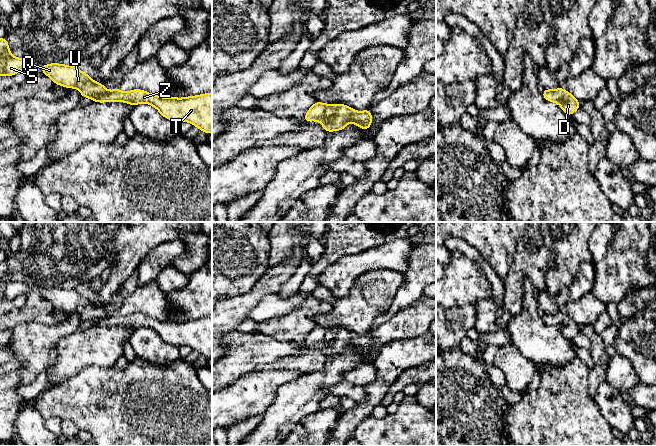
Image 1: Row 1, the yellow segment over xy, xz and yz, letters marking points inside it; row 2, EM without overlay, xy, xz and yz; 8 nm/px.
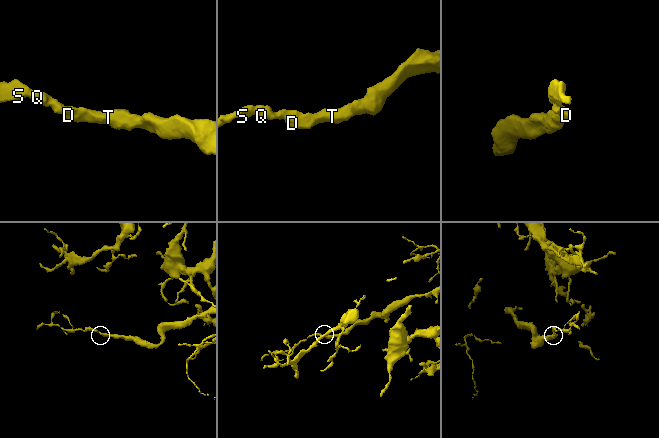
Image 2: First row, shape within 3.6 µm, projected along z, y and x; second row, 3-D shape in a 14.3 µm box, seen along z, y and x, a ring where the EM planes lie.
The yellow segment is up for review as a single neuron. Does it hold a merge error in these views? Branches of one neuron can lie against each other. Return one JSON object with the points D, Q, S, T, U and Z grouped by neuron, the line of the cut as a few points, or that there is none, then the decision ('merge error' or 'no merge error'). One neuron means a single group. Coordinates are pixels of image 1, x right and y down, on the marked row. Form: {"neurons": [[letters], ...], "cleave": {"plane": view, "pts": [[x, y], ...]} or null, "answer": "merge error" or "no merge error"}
{"neurons": [["D", "Q", "S", "T", "U", "Z"]], "cleave": null, "answer": "no merge error"}

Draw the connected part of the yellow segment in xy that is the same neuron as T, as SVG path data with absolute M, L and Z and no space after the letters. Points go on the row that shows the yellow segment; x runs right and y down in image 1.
M51 63L41 65L40 70L50 77L55 85L68 89L78 88L81 97L91 98L93 102L126 102L133 106L147 103L155 107L166 119L177 123L187 121L206 134L212 133L212 93L175 98L160 97L141 89L123 92L115 88L108 91L101 82L95 82L89 74L74 65Z

